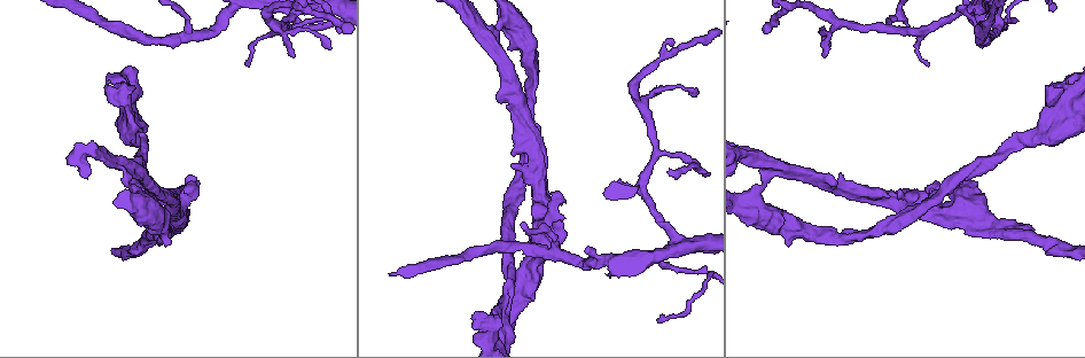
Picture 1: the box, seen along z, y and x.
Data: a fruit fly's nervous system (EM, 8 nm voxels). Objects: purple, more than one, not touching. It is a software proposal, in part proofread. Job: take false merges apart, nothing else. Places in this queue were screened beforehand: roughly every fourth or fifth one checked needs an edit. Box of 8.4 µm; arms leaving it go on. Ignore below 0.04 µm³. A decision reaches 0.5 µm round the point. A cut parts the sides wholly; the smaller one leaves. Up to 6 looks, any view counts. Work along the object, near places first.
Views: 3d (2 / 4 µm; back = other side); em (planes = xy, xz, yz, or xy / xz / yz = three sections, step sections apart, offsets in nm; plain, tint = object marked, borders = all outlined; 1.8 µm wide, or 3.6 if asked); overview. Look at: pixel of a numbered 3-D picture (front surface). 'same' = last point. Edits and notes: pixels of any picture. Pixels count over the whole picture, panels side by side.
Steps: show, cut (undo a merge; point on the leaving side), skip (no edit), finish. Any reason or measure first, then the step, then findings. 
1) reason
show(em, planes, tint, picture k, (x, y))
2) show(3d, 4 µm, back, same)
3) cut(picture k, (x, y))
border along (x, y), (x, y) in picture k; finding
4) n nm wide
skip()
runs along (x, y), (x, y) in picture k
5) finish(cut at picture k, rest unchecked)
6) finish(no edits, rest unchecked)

sharp bend
show(em, yz, step 8, tint, picture 1, (633, 85))

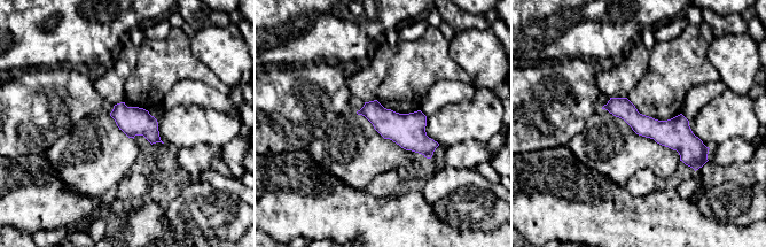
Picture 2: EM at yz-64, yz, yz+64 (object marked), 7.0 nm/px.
show(em, planes, tint, same)

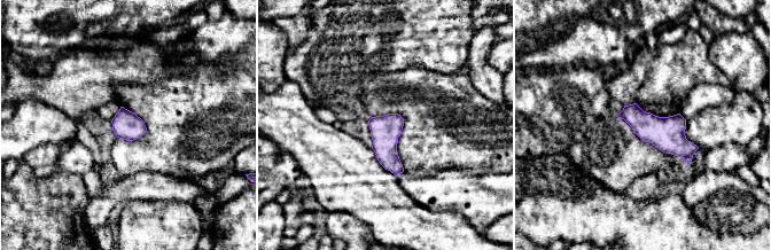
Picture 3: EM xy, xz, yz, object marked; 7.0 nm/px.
skip()
continuous, no second neuron

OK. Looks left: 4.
thick turns thin
show(3d, 4 µm, picture 1, (657, 254))

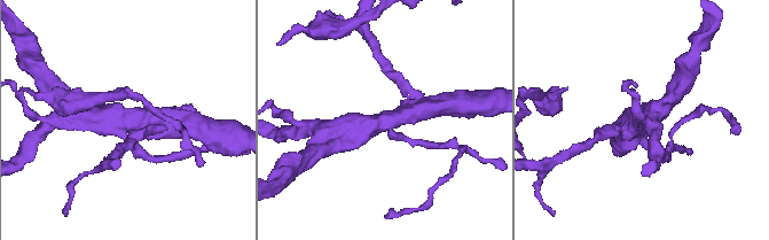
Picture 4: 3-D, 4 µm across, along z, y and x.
4 arms
show(em, yz, step 8, tint, picture 4, (122, 136))

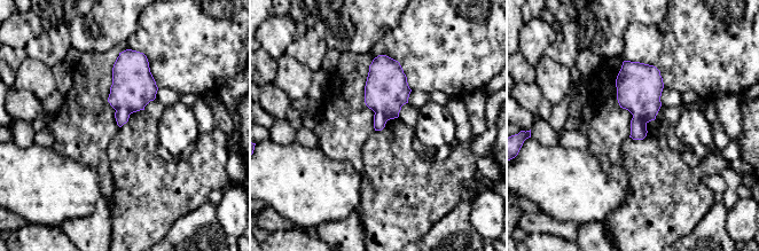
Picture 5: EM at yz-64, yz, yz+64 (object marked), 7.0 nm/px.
show(em, planes, tint, same)

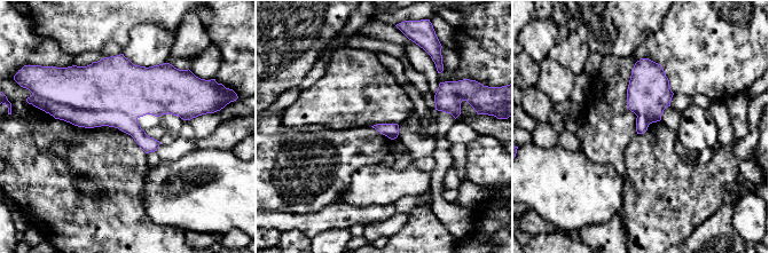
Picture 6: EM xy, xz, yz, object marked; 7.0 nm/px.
100 nm wide
skip()
one neuron here

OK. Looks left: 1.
finish(no edits, rest unchecked)

